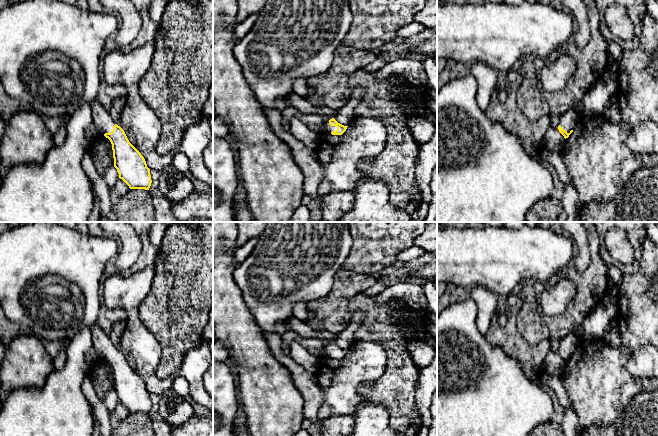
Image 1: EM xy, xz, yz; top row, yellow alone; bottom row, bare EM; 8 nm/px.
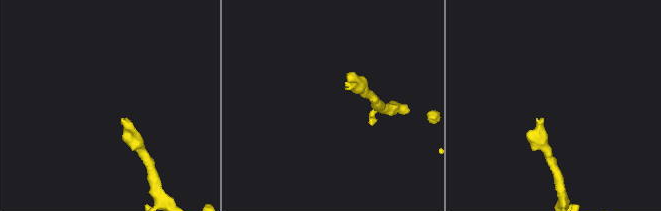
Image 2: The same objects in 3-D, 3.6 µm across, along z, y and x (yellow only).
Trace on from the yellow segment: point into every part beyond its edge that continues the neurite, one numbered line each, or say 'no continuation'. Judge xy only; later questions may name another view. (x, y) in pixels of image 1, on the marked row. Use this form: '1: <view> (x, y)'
1: xy (50, 50)

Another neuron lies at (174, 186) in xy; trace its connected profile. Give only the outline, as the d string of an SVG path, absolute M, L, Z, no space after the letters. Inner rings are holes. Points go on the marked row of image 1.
M170 168L162 171L158 189L170 204L174 204L187 198L194 191L194 186L186 174Z

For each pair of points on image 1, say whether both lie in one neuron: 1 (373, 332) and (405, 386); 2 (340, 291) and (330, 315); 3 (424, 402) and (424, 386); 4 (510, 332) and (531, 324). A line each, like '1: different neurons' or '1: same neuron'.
1: same neuron
2: same neuron
3: same neuron
4: different neurons

